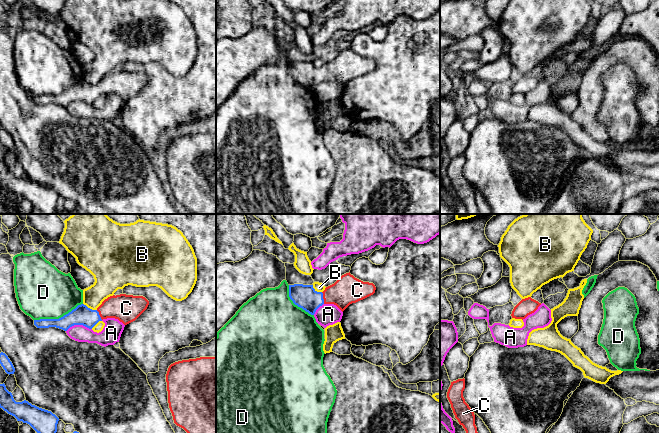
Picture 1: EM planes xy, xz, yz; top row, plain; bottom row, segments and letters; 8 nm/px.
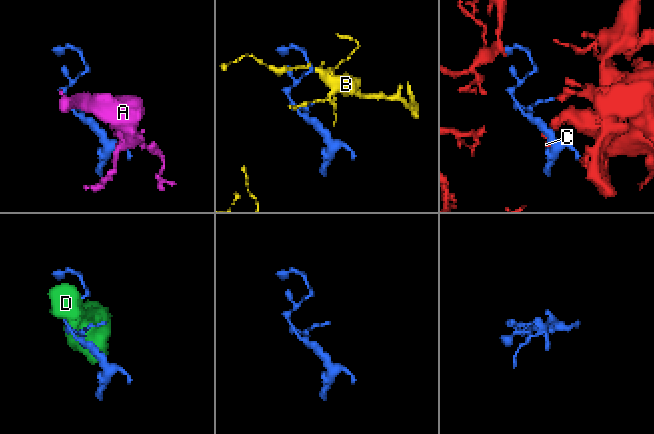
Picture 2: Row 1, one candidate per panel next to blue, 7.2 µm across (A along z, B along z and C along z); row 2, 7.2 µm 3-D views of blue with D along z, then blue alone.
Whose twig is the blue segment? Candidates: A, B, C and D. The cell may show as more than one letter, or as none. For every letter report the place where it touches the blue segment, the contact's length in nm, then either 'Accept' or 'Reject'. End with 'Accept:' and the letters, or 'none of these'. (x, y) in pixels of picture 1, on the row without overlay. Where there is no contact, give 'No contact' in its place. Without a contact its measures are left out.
A: Touches blue at xy (78, 100). Shared border 200 nm. Reject
B: Touches blue at xy (89, 84). Shared border 130 nm. Reject
C: Touches blue at xz (322, 74). Shared border 100 nm. Accept
D: Touches blue at xy (59, 94). Shared border 420 nm. Reject
Accept: C

